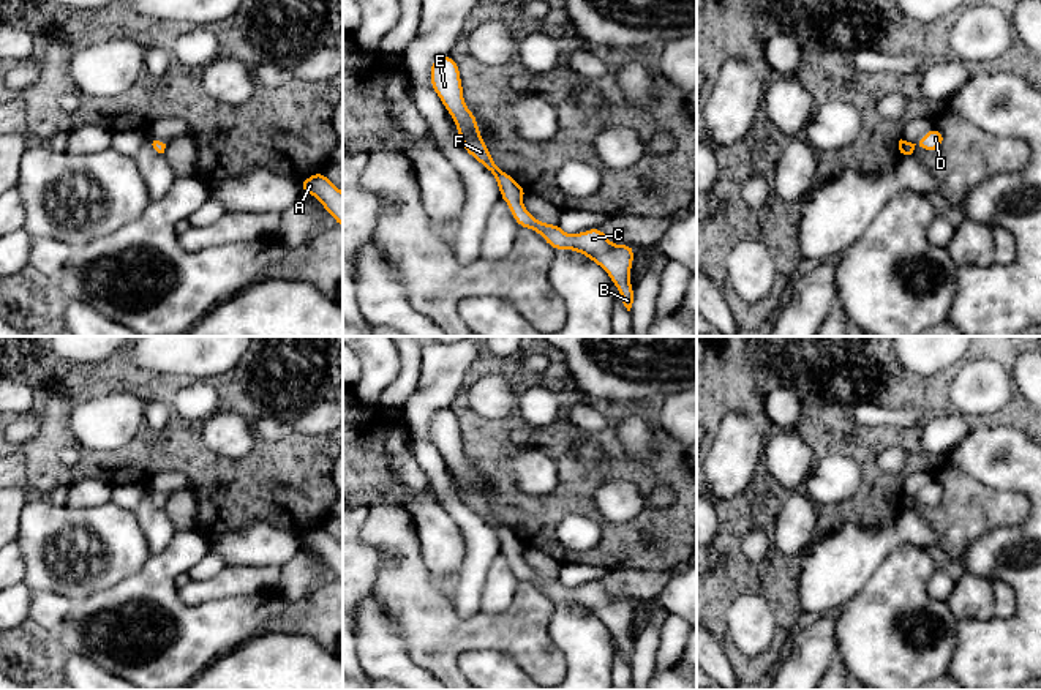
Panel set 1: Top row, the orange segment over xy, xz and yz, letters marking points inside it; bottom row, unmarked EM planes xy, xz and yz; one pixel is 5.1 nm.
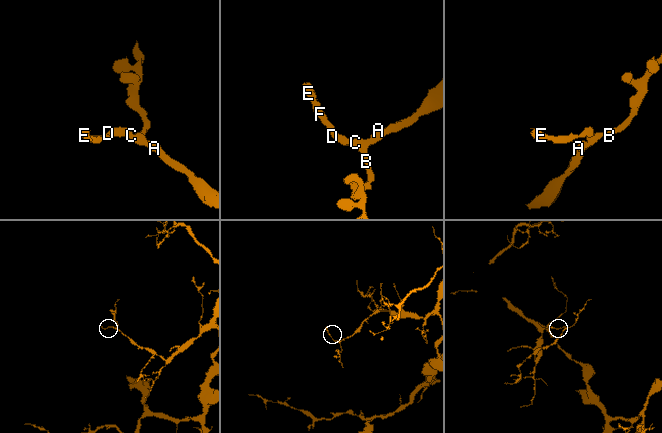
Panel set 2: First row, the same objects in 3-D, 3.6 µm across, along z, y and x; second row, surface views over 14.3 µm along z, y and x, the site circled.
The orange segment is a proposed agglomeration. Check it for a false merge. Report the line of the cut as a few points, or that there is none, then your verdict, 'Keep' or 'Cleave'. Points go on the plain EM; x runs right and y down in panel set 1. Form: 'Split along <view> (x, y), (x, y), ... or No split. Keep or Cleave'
No split. Keep

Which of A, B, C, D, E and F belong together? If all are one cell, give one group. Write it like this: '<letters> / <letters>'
A B C D E F

